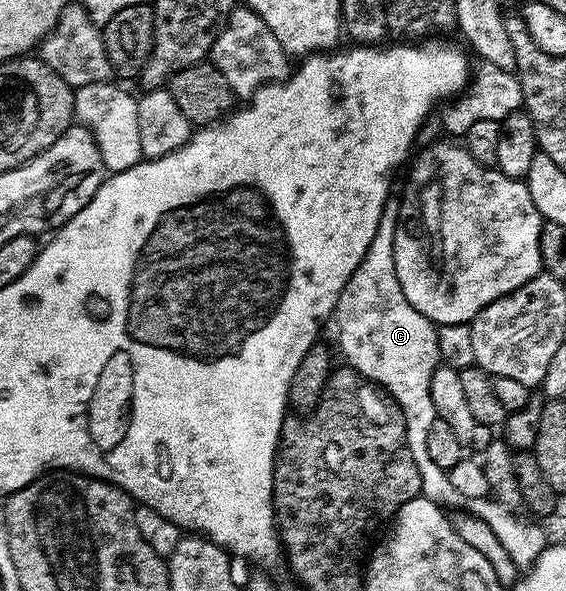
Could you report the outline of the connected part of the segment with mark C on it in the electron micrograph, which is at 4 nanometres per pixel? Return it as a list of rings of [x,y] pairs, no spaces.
[[[396,197],[386,198],[383,204],[383,212],[379,220],[379,228],[375,228],[375,240],[371,240],[371,248],[363,256],[359,268],[347,280],[343,292],[337,301],[335,319],[337,318],[337,342],[341,345],[341,354],[346,358],[348,365],[357,370],[363,377],[371,382],[376,382],[380,389],[384,390],[390,398],[399,404],[405,421],[405,435],[407,436],[407,452],[411,452],[411,460],[415,460],[415,468],[421,473],[420,495],[445,508],[458,509],[463,507],[468,513],[474,514],[483,520],[495,536],[499,544],[503,545],[511,560],[519,570],[532,569],[533,562],[549,544],[547,534],[543,527],[531,522],[524,523],[514,511],[499,504],[492,497],[463,497],[451,483],[448,471],[439,468],[439,464],[431,461],[431,455],[427,453],[427,428],[436,420],[435,404],[431,404],[431,376],[437,370],[441,362],[439,344],[437,343],[437,329],[435,323],[423,316],[423,312],[415,312],[403,296],[403,288],[399,288],[399,276],[395,276],[395,228],[397,227],[397,216],[401,213],[401,204]]]

